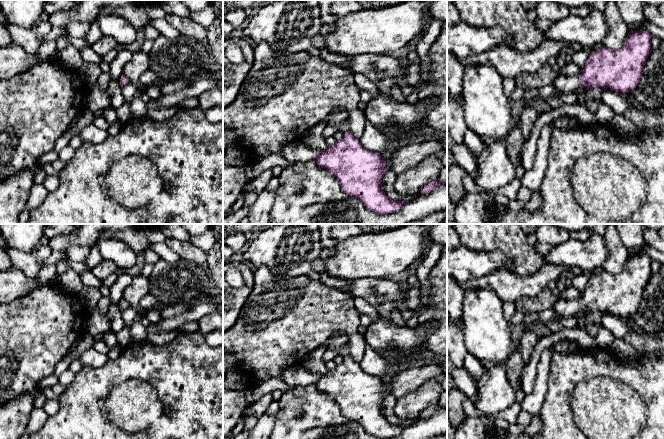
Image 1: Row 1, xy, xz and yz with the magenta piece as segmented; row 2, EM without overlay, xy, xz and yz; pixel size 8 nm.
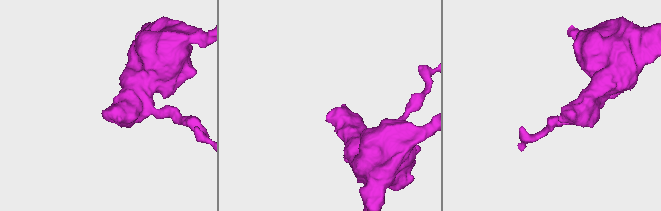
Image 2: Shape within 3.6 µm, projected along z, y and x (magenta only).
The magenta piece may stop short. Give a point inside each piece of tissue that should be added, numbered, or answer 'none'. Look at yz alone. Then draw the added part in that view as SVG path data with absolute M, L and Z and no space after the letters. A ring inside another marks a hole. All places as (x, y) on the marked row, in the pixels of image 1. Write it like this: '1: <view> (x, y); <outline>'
1: yz (563, 85); M558 75L553 83L555 85L554 95L558 97L564 94L575 92L577 89L581 87L579 75L572 77Z

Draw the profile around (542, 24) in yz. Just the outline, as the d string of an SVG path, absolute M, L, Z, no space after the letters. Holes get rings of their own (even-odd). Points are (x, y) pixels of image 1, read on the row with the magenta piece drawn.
M537 18L534 21L534 25L537 29L541 30L541 31L546 31L549 29L550 26L553 25L554 22L552 21L548 21L546 19L541 19L541 18Z

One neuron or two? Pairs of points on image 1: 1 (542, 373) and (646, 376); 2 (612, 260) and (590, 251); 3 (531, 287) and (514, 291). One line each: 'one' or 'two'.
1: two
2: two
3: one

